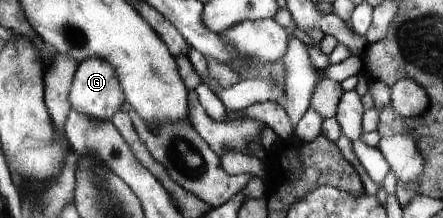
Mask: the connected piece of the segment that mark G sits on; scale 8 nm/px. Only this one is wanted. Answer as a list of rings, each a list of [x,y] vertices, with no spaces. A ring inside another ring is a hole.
[[[90,56],[79,63],[69,91],[71,109],[86,114],[89,118],[111,121],[127,101],[115,67],[104,58]]]

